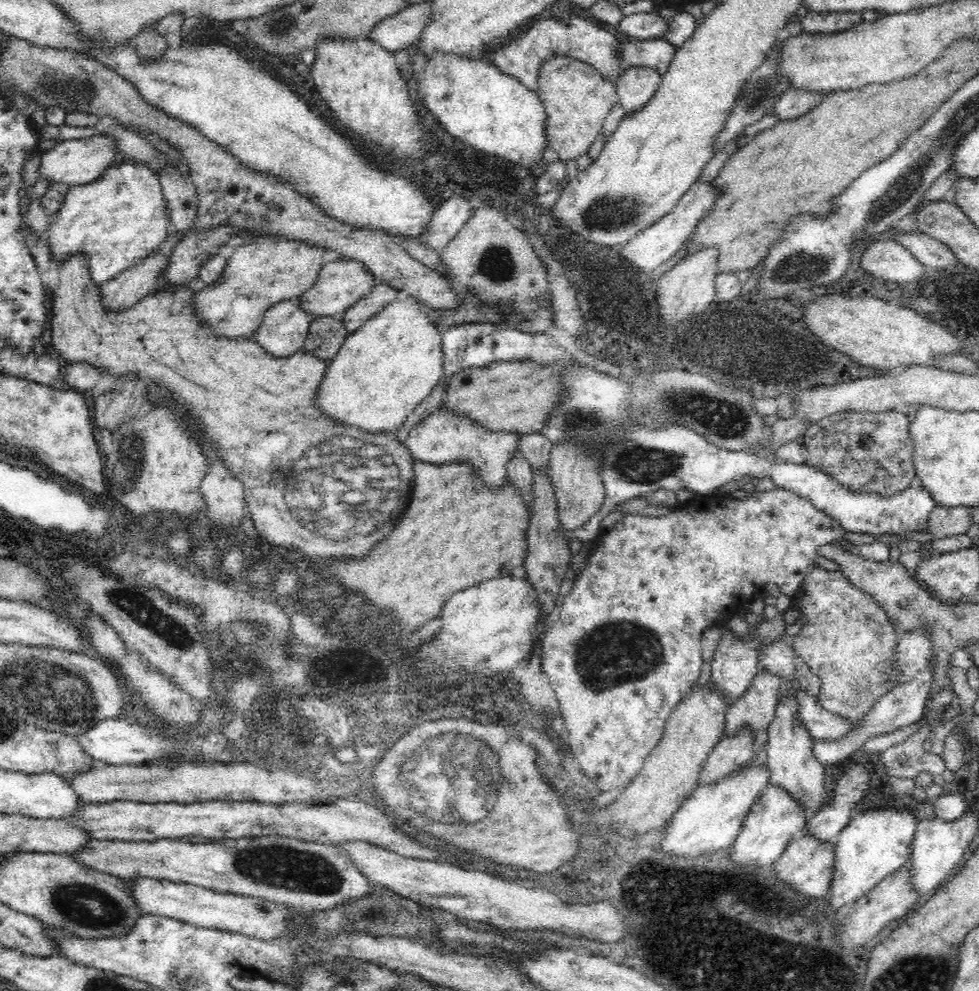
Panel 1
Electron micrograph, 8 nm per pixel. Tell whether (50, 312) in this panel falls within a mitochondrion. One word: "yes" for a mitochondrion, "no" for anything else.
no

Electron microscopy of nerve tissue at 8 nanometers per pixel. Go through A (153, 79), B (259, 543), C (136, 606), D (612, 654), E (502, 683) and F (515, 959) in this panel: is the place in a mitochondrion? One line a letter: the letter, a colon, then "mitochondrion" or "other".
A: other
B: other
C: mitochondrion
D: mitochondrion
E: other
F: other

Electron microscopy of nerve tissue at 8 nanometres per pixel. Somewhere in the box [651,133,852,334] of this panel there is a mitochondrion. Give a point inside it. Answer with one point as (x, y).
(792, 267)

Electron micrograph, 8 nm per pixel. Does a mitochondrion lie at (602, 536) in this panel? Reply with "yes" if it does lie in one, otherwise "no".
no

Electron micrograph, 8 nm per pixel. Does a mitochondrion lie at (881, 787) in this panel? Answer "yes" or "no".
no

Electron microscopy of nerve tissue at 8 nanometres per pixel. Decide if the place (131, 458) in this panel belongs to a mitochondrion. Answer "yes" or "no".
yes

